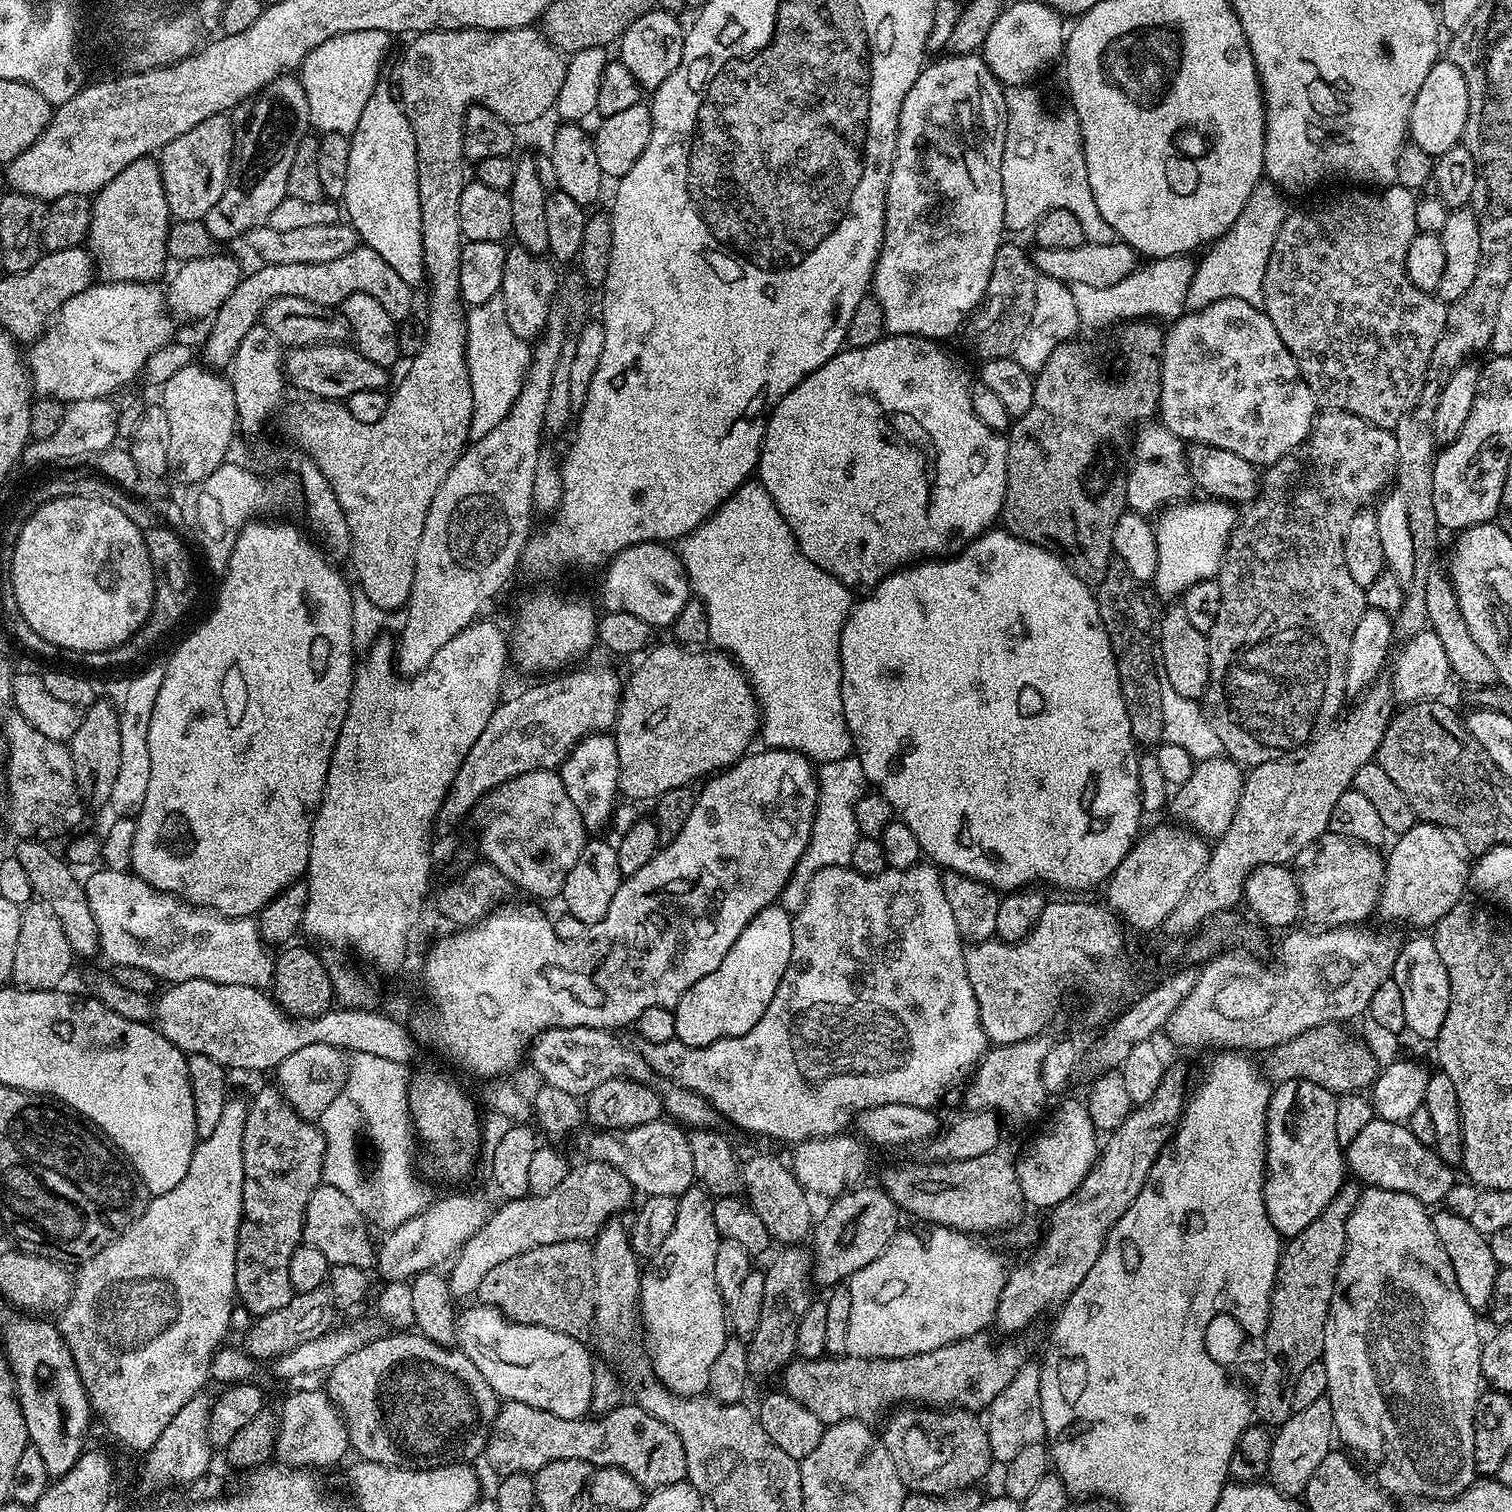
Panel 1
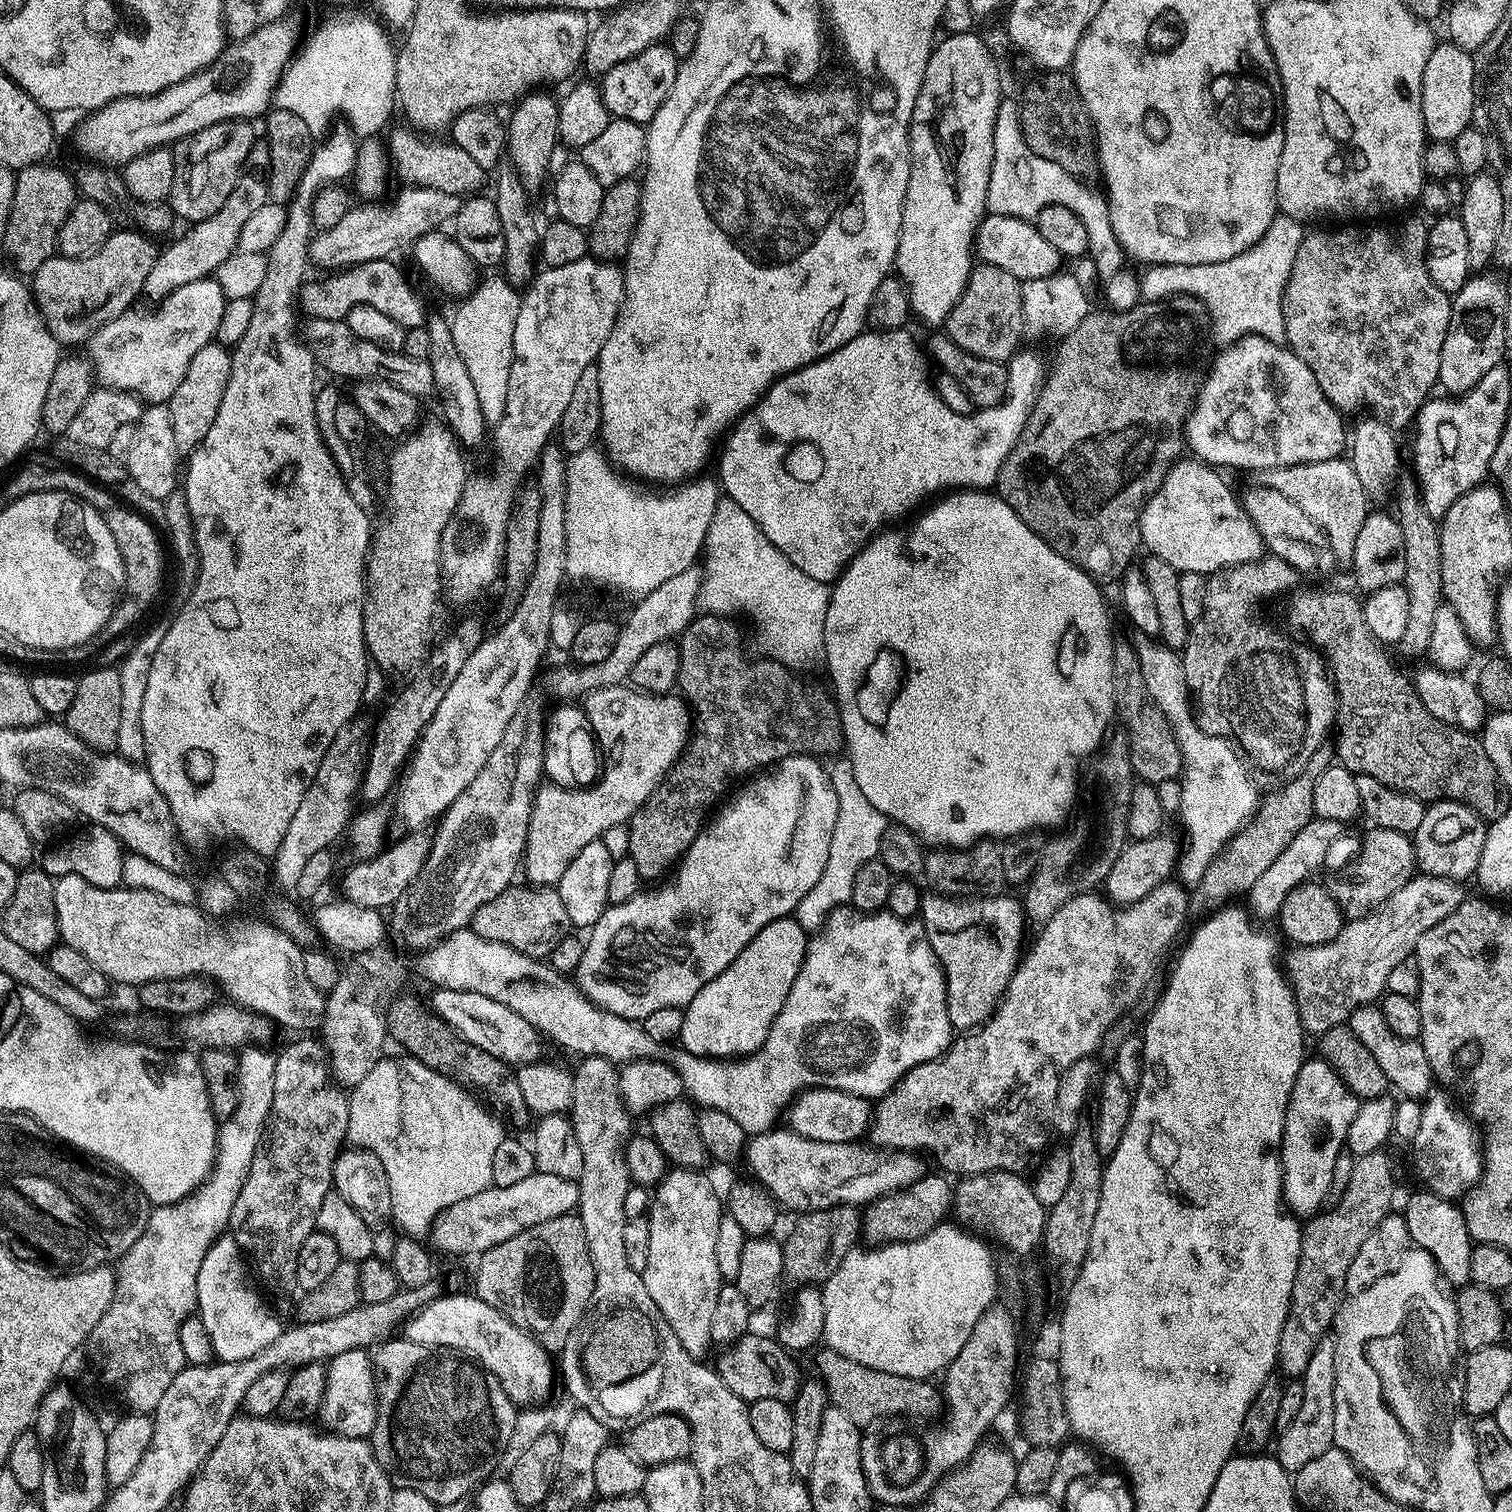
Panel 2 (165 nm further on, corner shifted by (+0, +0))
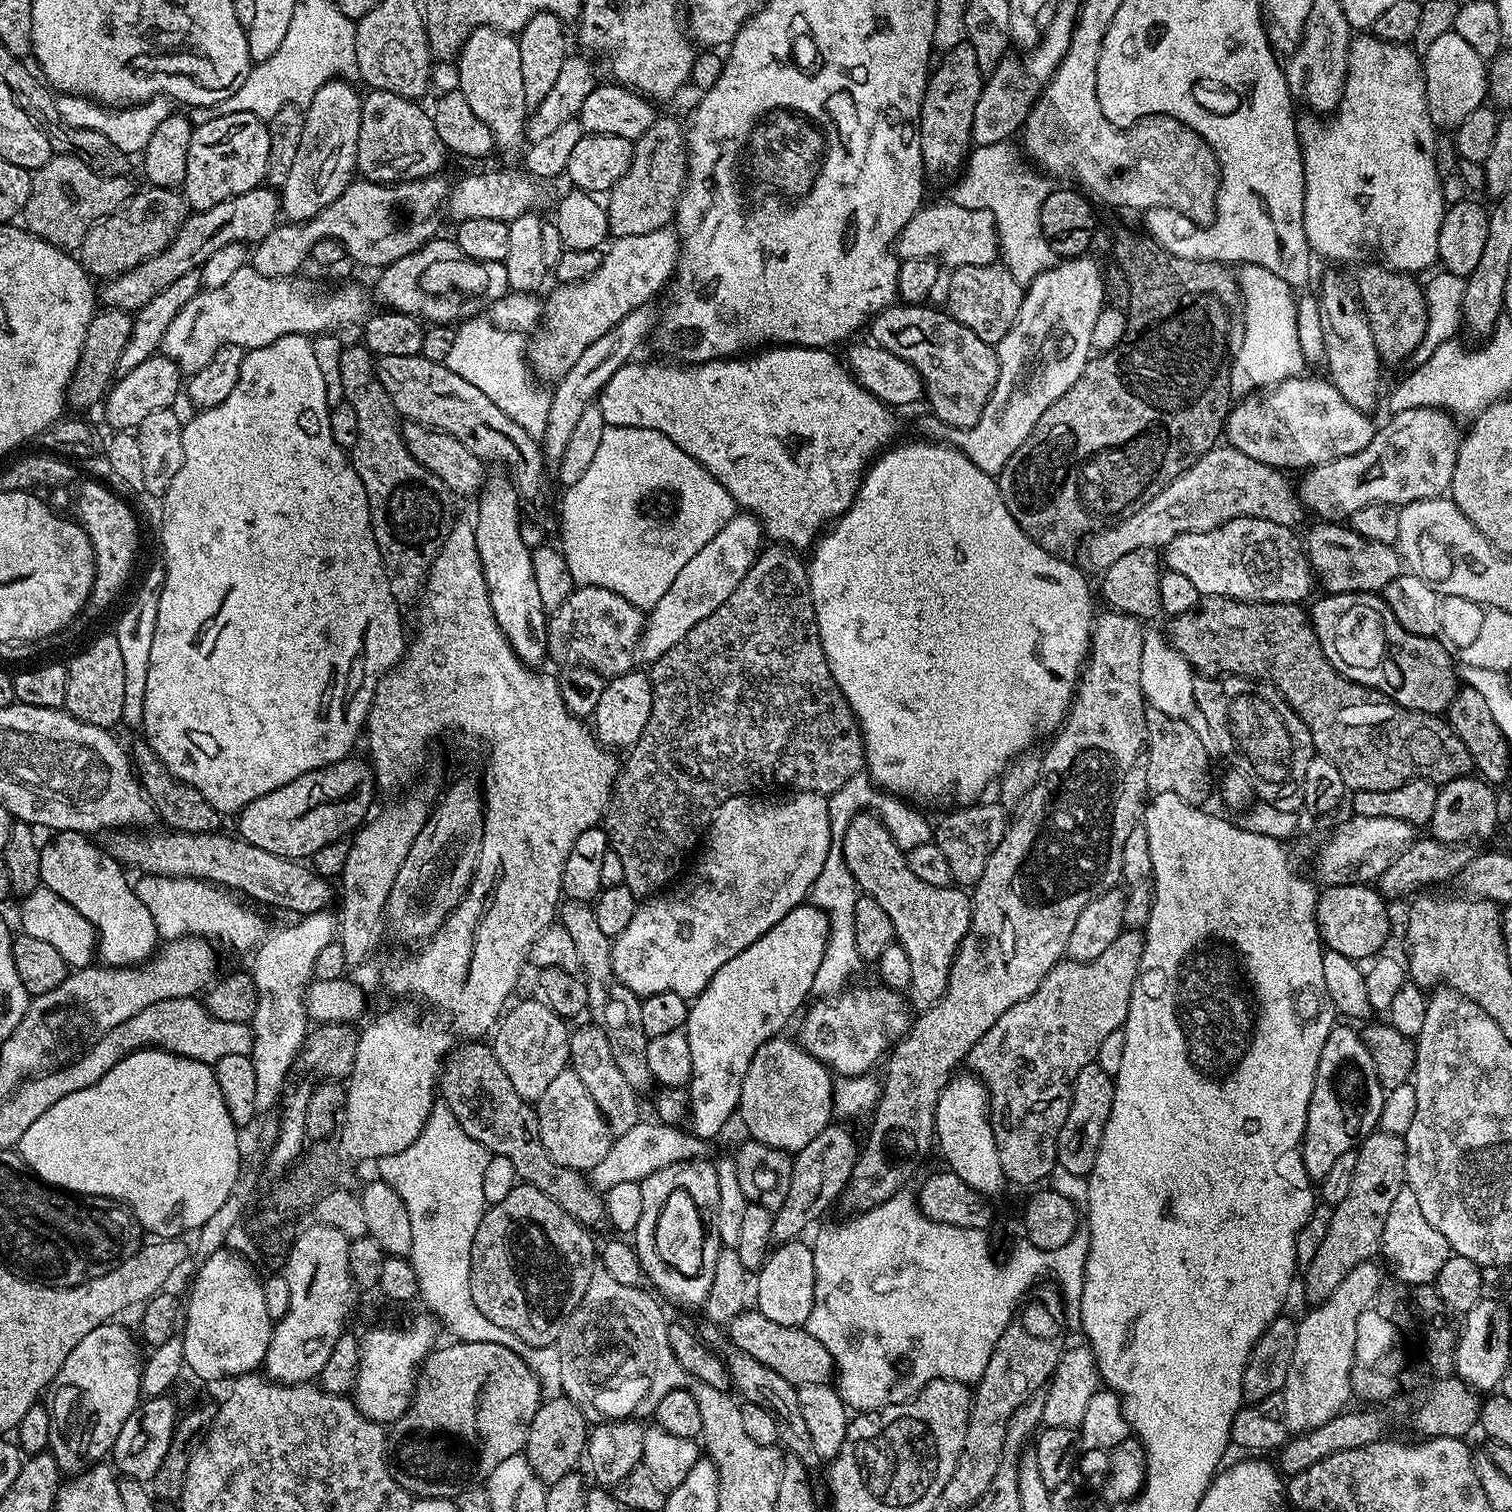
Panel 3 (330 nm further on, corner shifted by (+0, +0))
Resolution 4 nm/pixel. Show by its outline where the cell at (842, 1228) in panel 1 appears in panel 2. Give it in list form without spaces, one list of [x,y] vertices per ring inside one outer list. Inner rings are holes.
[[[925,1174],[921,1180],[905,1188],[894,1190],[890,1194],[880,1196],[867,1205],[862,1212],[862,1232],[872,1242],[899,1242],[901,1240],[917,1240],[930,1230],[939,1228],[952,1212],[953,1185],[948,1185],[949,1177],[944,1174],[932,1176]]]

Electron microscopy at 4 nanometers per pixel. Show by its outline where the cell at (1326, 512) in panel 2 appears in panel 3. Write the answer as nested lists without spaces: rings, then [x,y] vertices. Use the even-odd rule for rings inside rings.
[[[1212,448],[1202,458],[1198,458],[1194,466],[1174,478],[1161,492],[1154,494],[1150,502],[1084,537],[1079,563],[1085,569],[1093,568],[1096,574],[1102,574],[1114,566],[1118,558],[1134,550],[1163,550],[1175,536],[1182,536],[1185,532],[1209,532],[1239,516],[1278,522],[1292,528],[1296,516],[1288,512],[1288,508],[1299,509],[1301,502],[1293,481],[1291,484],[1284,476],[1287,475],[1281,469],[1271,468],[1249,458],[1237,448]]]

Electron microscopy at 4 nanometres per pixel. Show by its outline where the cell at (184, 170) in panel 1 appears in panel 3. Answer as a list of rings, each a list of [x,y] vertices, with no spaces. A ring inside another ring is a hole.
[[[249,112],[213,116],[213,120],[208,120],[205,124],[197,123],[193,127],[190,154],[186,156],[186,178],[182,185],[182,195],[193,213],[205,212],[210,210],[210,206],[218,206],[218,202],[226,202],[226,198],[234,198],[238,194],[246,194],[246,190],[259,188],[268,178],[266,162],[270,162],[270,134],[267,123]]]

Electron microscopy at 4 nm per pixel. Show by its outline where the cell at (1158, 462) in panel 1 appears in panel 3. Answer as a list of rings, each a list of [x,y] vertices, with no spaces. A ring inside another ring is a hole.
[[[1239,516],[1230,522],[1226,522],[1222,527],[1215,528],[1209,532],[1185,532],[1182,536],[1175,536],[1168,543],[1167,548],[1163,549],[1162,560],[1171,571],[1178,574],[1186,574],[1186,578],[1190,578],[1190,582],[1194,582],[1194,586],[1198,586],[1201,596],[1225,596],[1231,600],[1246,600],[1250,604],[1300,604],[1312,592],[1312,580],[1314,584],[1314,573],[1312,564],[1308,560],[1308,553],[1305,552],[1301,537],[1295,536],[1292,528],[1282,526],[1278,522],[1270,522],[1260,518],[1250,518],[1249,516]]]

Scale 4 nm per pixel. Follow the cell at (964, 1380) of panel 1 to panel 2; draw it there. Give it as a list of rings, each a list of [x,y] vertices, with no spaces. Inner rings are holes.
[[[745,1334],[739,1340],[733,1340],[723,1349],[724,1352],[714,1361],[716,1373],[746,1402],[758,1398],[778,1398],[792,1402],[800,1391],[802,1375],[796,1366],[793,1353],[783,1348],[771,1335],[752,1336]]]

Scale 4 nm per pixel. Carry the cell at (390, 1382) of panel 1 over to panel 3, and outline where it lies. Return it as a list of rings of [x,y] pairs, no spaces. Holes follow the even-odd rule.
[[[494,1342],[451,1343],[446,1345],[445,1348],[443,1346],[437,1347],[424,1359],[424,1363],[420,1365],[416,1377],[416,1392],[412,1396],[412,1401],[406,1410],[406,1414],[402,1414],[402,1418],[394,1421],[386,1432],[390,1445],[390,1456],[394,1461],[391,1465],[392,1477],[416,1498],[425,1496],[454,1498],[462,1490],[483,1485],[488,1476],[494,1474],[494,1469],[498,1467],[498,1462],[506,1462],[506,1458],[519,1456],[523,1453],[524,1443],[530,1434],[530,1422],[534,1422],[534,1414],[540,1409],[542,1403],[540,1380],[532,1373],[531,1366],[516,1353],[517,1349],[515,1347],[498,1346]]]

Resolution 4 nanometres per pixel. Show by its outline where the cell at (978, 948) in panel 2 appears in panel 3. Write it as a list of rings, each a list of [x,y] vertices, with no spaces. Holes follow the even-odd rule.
[[[871,811],[856,815],[842,837],[844,861],[856,880],[857,889],[872,896],[886,910],[896,931],[895,939],[910,958],[911,995],[931,1006],[942,998],[952,963],[972,921],[972,901],[967,891],[956,886],[943,888],[922,882],[910,871],[905,849],[899,848],[891,832]]]

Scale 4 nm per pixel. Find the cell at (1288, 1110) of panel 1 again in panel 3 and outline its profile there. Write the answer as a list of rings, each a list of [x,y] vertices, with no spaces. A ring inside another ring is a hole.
[[[1340,1022],[1330,1030],[1318,1058],[1304,1142],[1300,1145],[1300,1157],[1304,1160],[1308,1179],[1313,1182],[1324,1180],[1342,1154],[1352,1150],[1357,1141],[1363,1142],[1380,1126],[1386,1090],[1380,1084],[1376,1063],[1364,1044],[1363,1035],[1347,1026],[1352,1027]]]

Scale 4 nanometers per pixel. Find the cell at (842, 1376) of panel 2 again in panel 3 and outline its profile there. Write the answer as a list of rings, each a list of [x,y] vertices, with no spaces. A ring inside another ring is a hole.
[[[753,1310],[738,1314],[738,1318],[731,1320],[726,1326],[726,1336],[731,1344],[738,1346],[738,1350],[746,1350],[750,1358],[758,1358],[762,1366],[770,1366],[770,1370],[782,1374],[786,1382],[799,1386],[801,1384],[828,1384],[833,1379],[832,1358],[828,1355],[826,1346],[822,1346],[818,1338],[808,1333],[807,1327],[778,1326],[778,1322],[770,1322],[766,1314]]]

